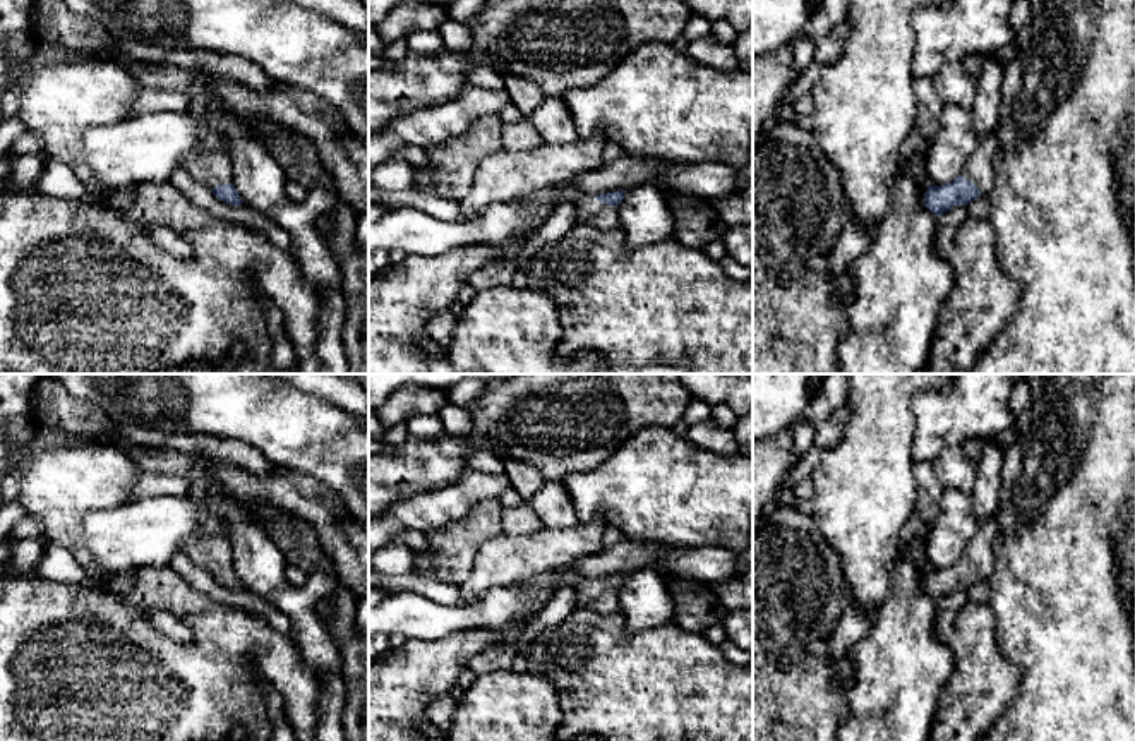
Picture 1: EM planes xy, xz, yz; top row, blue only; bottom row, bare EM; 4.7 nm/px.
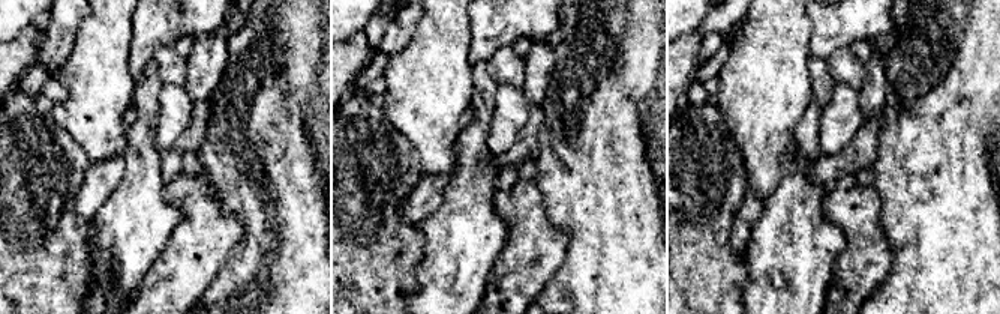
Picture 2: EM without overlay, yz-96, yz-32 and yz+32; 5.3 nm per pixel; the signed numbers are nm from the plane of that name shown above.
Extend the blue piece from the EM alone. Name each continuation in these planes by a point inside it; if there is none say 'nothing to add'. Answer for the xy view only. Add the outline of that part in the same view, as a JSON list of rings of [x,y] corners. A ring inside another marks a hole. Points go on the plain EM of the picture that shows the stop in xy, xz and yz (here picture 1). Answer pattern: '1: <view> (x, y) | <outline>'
1: xy (210, 551) | [[[194,533],[183,540],[182,552],[211,575],[221,568],[233,568],[233,545],[226,535]]]

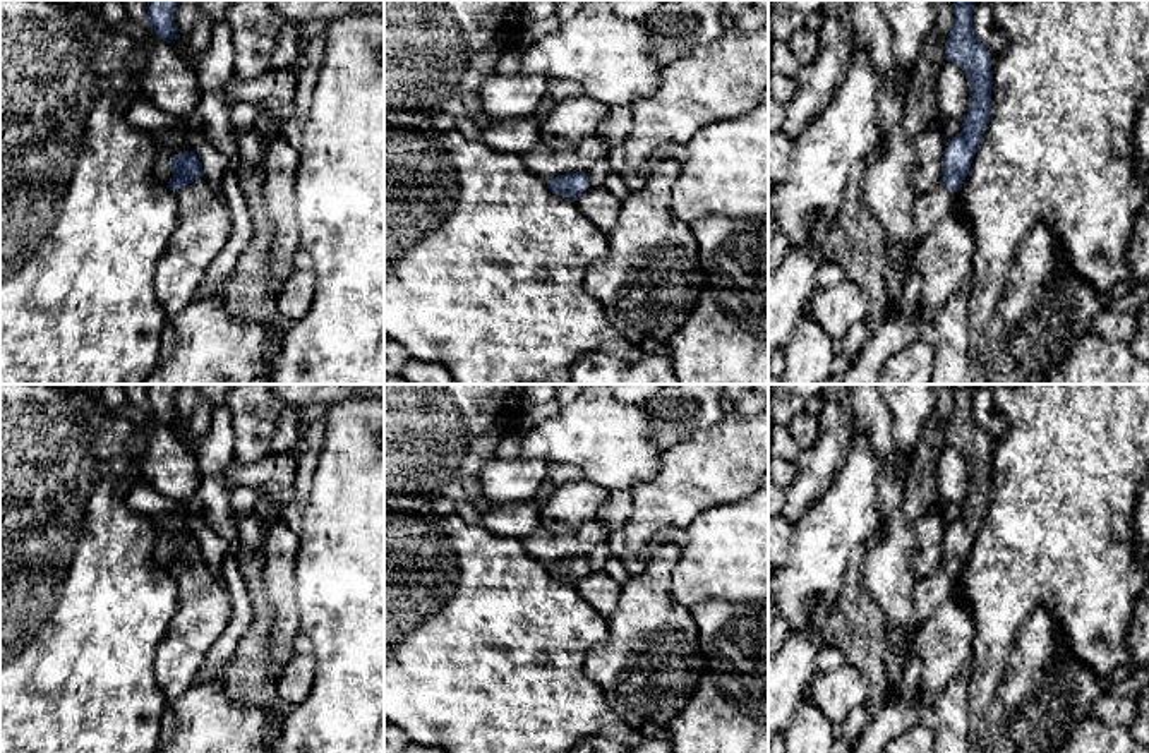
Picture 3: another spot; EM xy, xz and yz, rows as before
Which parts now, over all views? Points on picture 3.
1: xy (198, 578) | [[[201,561],[185,571],[175,575],[178,587],[178,604],[190,600],[194,595],[206,593],[206,590],[213,585],[214,576],[208,569],[208,566]]]

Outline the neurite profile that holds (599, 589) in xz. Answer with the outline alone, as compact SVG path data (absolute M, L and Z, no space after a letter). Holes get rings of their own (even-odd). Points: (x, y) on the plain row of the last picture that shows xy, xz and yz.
M605 569L588 571L574 587L605 617L616 611L623 593L623 587Z

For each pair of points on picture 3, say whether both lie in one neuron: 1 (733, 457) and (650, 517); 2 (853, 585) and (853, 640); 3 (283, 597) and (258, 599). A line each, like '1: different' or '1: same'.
1: same
2: same
3: different

